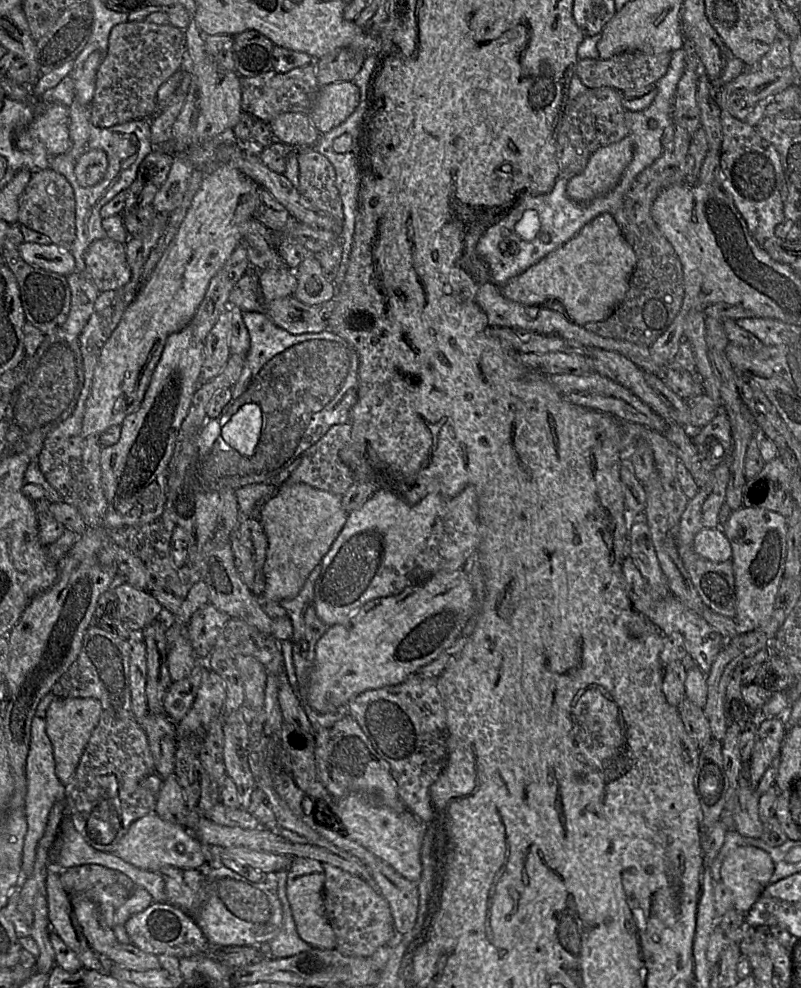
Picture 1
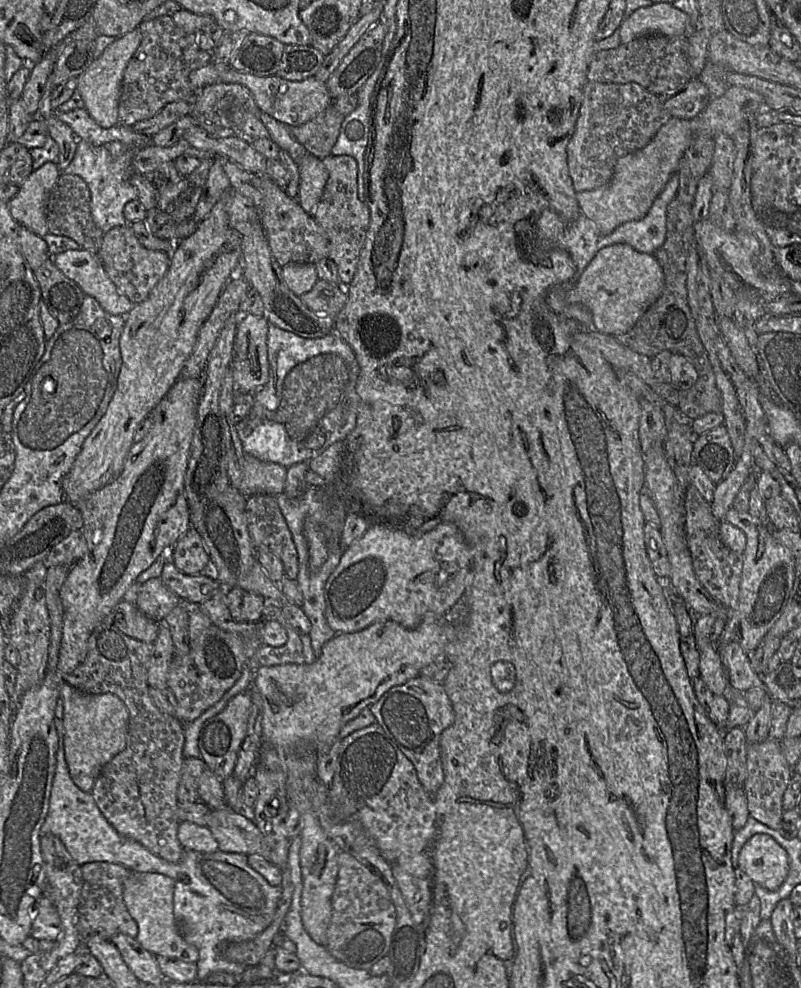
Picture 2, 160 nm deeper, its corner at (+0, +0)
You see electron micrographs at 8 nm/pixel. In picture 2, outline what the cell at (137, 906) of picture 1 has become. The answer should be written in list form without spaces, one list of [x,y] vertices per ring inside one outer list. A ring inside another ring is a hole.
[[[131,872],[124,883],[123,900],[131,917],[138,925],[136,940],[154,955],[196,963],[198,949],[179,934],[174,915],[174,881],[168,876],[152,872]]]

